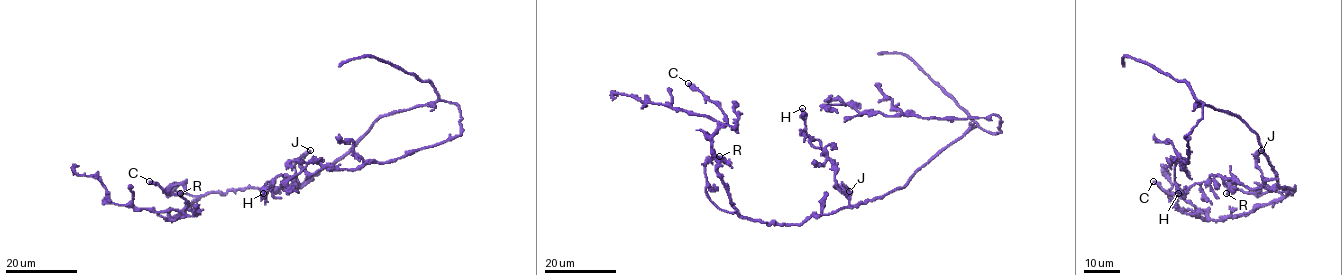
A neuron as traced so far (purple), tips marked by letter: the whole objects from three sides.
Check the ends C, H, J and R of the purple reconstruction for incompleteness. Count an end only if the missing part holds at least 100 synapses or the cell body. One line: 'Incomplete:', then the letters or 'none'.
Incomplete: none

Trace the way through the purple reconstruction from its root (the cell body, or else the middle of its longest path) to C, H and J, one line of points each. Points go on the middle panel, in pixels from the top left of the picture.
C: (879, 198), (800, 224), (744, 218), (711, 148), (726, 116), (688, 83)
H: (879, 198), (849, 205), (848, 198), (837, 186), (834, 164), (821, 143), (806, 132), (802, 108)
J: (879, 198), (850, 206), (849, 196), (839, 187), (846, 187), (849, 191)

